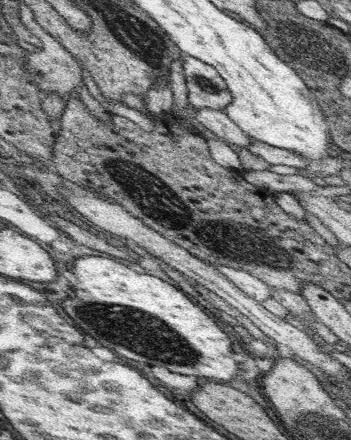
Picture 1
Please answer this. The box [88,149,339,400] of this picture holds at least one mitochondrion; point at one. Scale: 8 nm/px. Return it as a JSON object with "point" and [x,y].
{"point":[133,180]}

